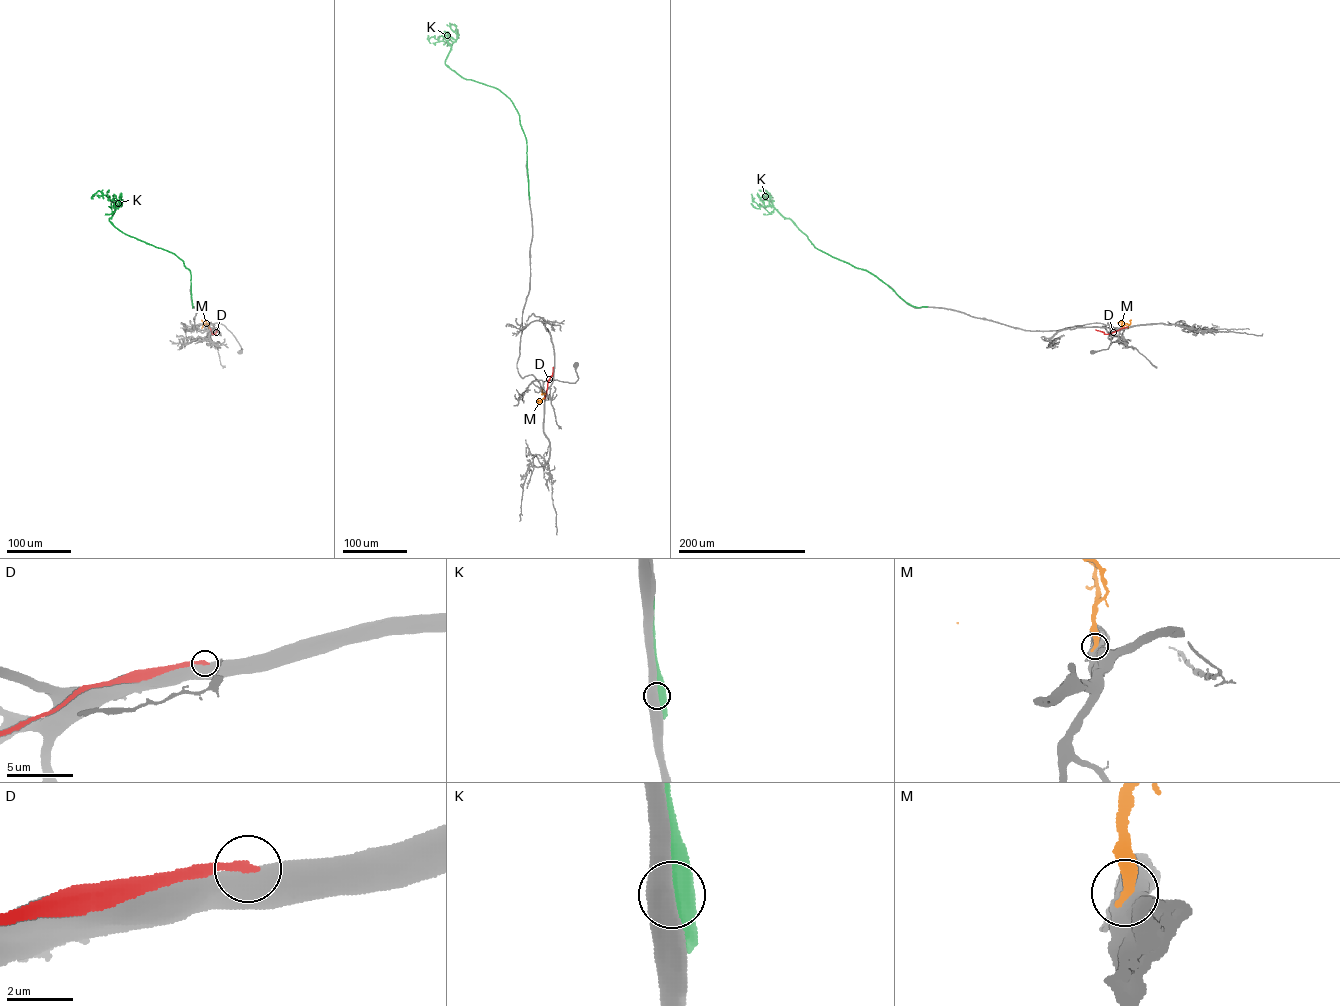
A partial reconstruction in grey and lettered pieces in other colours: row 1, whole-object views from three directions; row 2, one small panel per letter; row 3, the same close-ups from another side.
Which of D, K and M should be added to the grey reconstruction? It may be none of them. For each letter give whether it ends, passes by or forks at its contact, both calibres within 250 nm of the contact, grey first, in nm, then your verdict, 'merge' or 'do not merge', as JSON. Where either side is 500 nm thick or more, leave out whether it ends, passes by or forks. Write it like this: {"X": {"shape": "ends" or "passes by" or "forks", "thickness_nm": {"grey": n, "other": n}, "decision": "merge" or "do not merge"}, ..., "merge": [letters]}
{"D": {"thickness_nm": {"grey": 750, "other": 240}, "decision": "do not merge"}, "K": {"thickness_nm": {"grey": 550, "other": 550}, "decision": "do not merge"}, "M": {"thickness_nm": {"grey": 800, "other": 550}, "decision": "do not merge"}, "merge": []}

